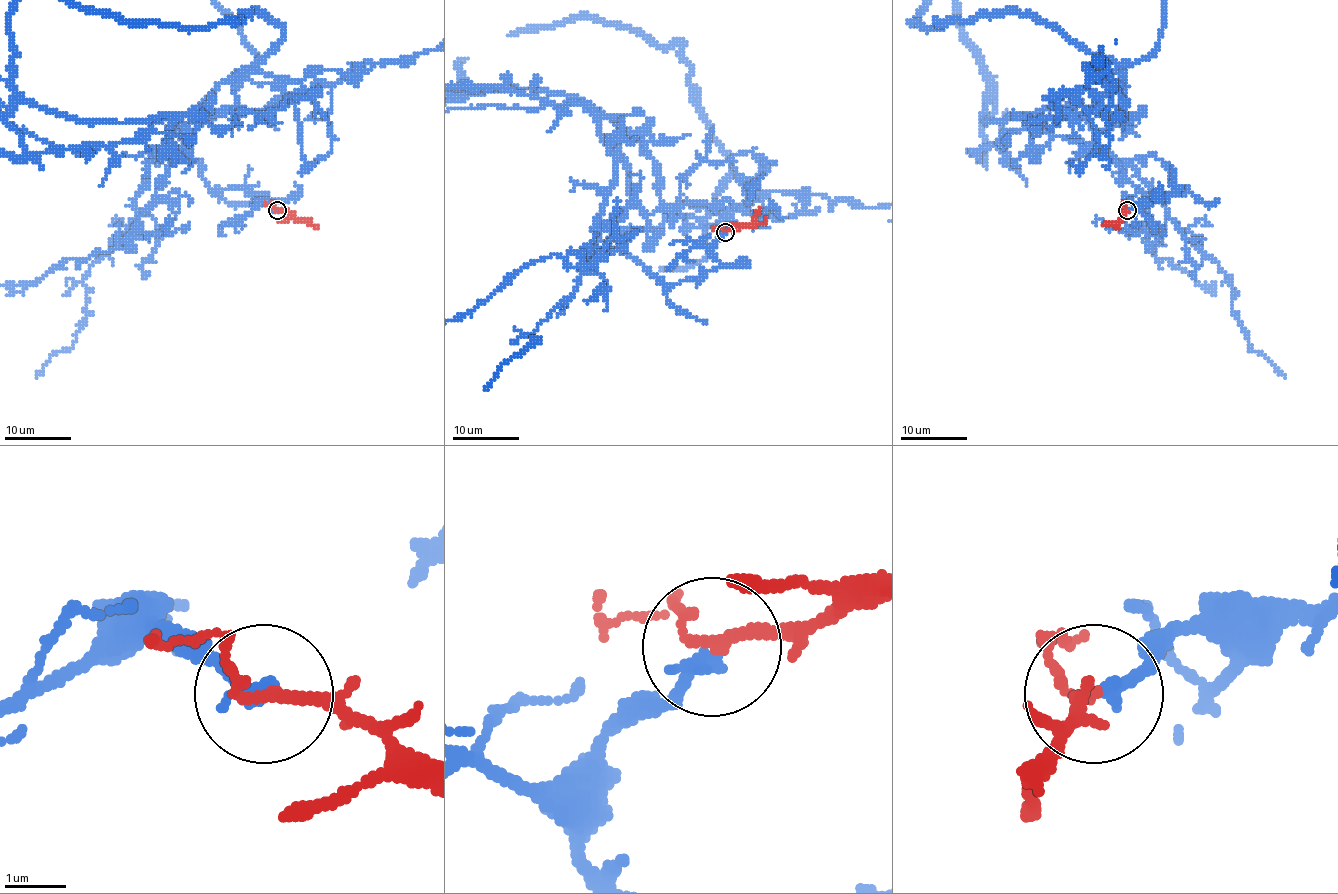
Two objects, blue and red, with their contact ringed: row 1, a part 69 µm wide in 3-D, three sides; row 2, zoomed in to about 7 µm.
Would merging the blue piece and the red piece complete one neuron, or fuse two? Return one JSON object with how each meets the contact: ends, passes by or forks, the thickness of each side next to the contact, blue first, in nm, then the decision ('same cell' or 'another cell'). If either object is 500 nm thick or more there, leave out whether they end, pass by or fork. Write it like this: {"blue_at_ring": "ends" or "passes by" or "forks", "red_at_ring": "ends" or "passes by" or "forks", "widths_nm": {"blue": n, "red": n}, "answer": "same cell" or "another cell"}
{"blue_at_ring": "ends", "red_at_ring": "passes by", "widths_nm": {"blue": 240, "red": 160}, "answer": "same cell"}

